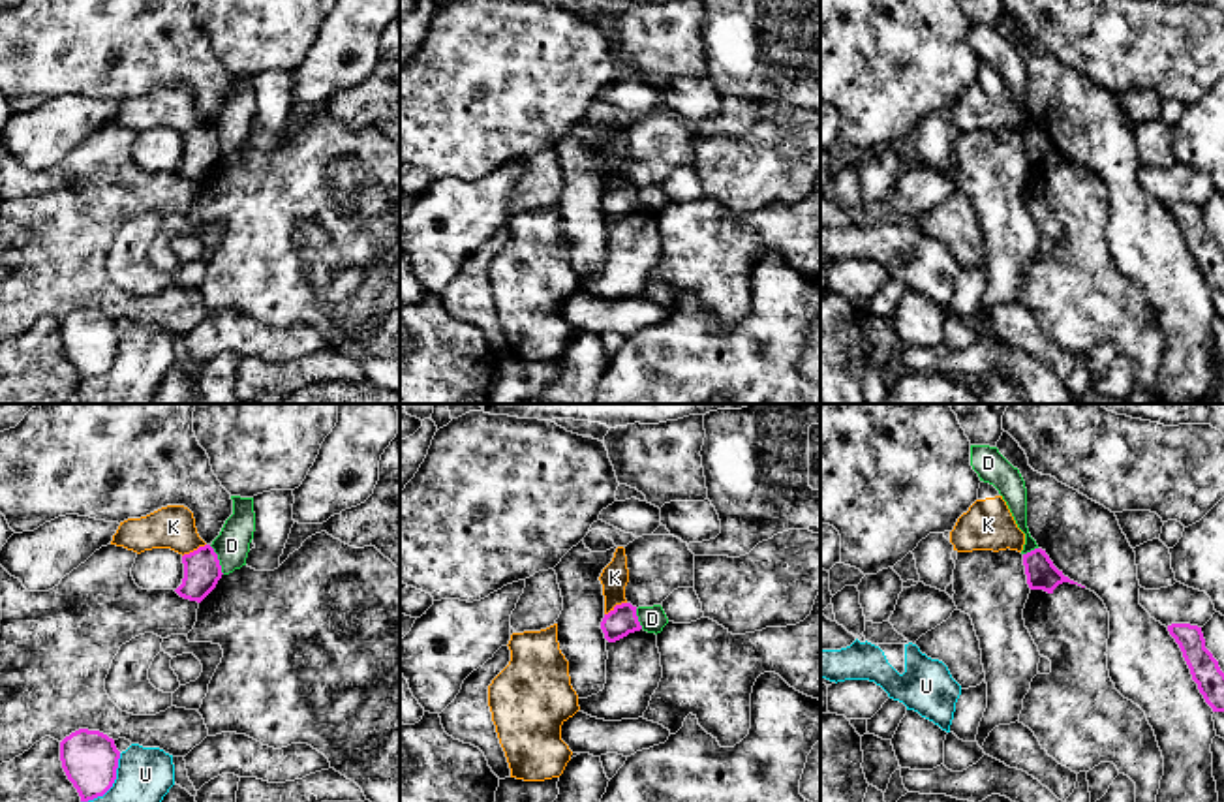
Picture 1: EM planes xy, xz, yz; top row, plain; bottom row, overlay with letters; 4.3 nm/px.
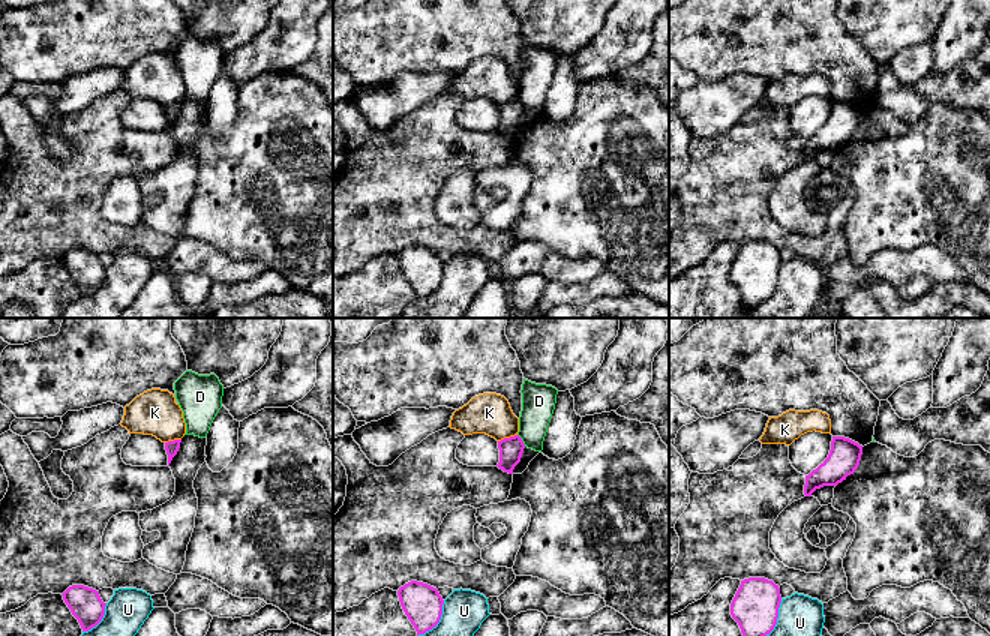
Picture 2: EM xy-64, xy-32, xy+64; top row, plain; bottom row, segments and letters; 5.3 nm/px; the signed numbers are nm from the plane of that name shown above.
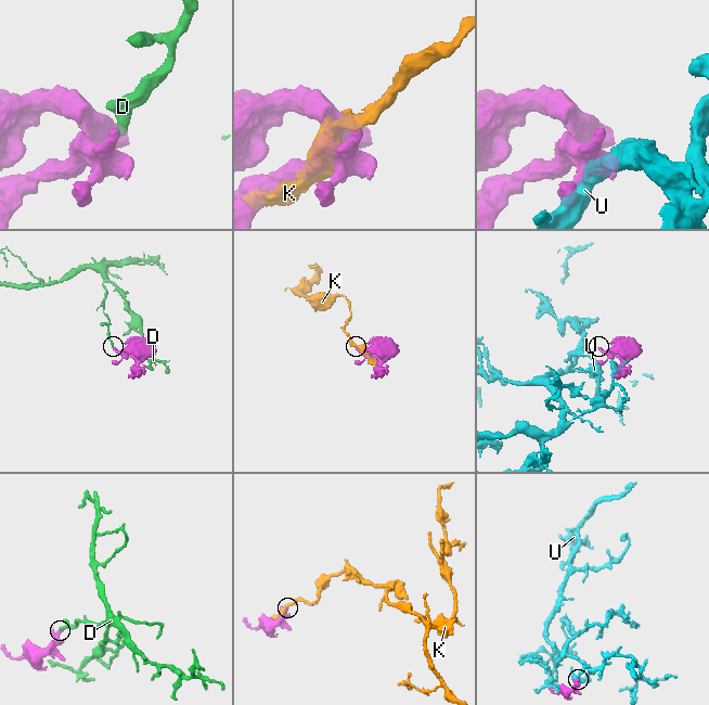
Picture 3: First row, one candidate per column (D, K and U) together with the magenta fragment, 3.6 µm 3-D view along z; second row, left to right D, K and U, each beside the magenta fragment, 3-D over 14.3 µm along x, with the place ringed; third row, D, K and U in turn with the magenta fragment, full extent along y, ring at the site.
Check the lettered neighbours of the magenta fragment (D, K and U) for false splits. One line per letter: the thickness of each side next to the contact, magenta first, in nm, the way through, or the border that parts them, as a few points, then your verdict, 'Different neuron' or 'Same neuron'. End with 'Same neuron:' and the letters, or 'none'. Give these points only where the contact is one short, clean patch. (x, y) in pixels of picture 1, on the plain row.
D: Thickness 160 nm (magenta) against 150 nm. Boundary: xy (209, 124), (224, 153). Different neuron
K: Thickness 160 nm (magenta) against 190 nm. Different neuron
U: Thickness 240 nm (magenta) against 280 nm. Boundary: xy (121, 333), (115, 361), (102, 374), (81, 382). Different neuron
Same neuron: none

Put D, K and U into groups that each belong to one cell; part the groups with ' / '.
D / K / U

